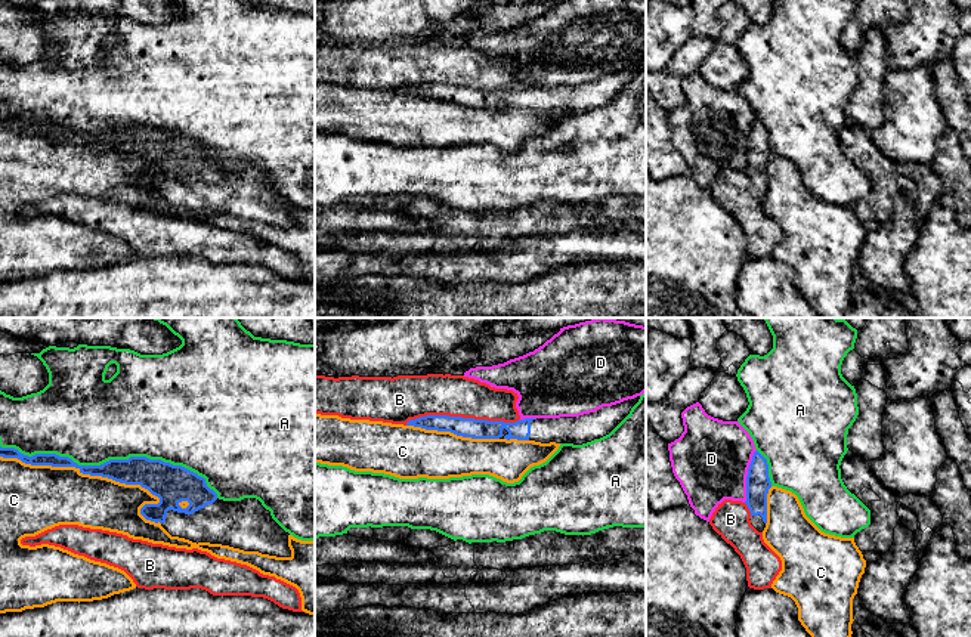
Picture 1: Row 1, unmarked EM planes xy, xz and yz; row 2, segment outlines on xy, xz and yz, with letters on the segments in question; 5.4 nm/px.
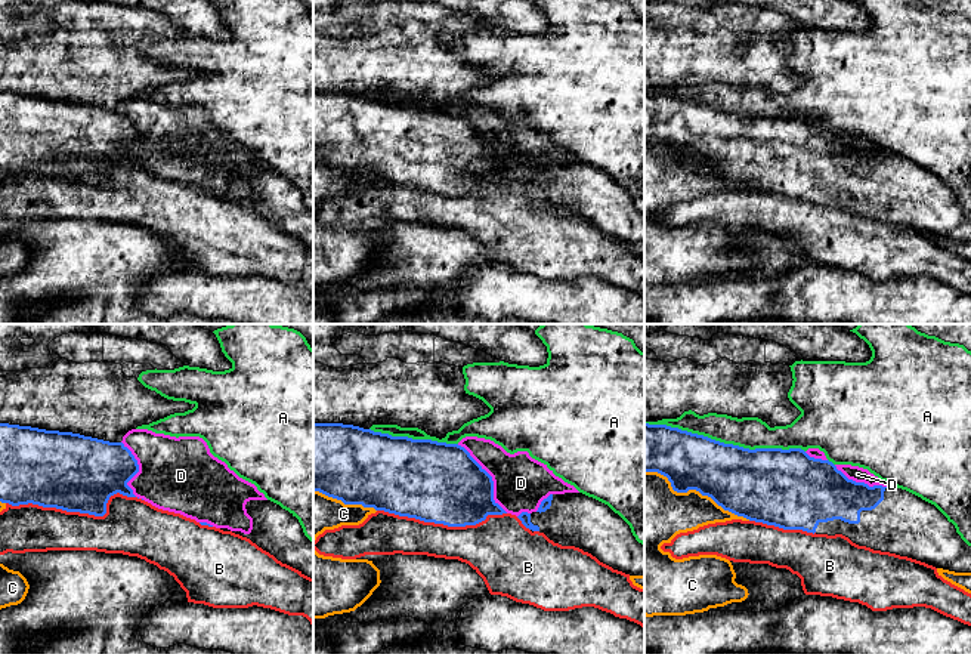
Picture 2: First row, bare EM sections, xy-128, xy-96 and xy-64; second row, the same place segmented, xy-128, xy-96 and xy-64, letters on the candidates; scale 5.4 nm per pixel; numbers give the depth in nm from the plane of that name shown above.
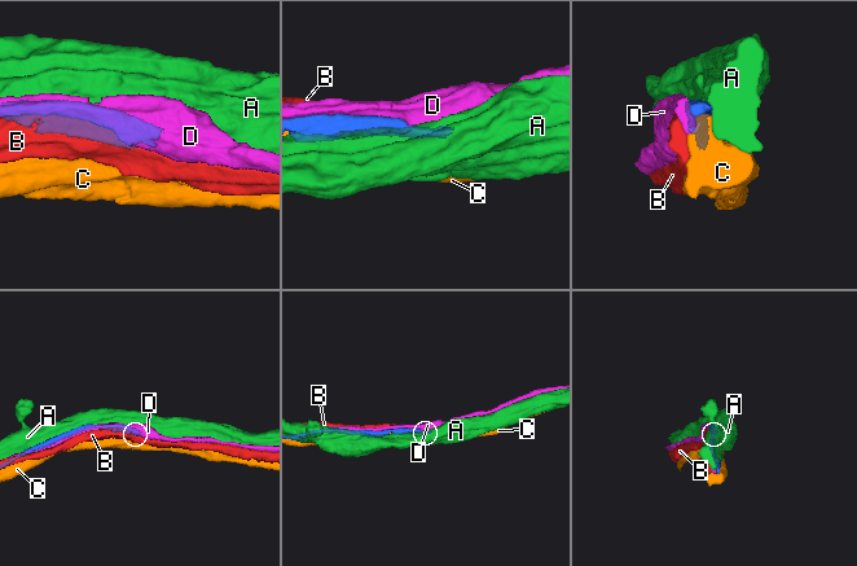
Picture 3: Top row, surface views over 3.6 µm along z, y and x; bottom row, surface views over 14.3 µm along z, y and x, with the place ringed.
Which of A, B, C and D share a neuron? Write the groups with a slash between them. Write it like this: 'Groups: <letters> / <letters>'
Groups: A / B / C / D

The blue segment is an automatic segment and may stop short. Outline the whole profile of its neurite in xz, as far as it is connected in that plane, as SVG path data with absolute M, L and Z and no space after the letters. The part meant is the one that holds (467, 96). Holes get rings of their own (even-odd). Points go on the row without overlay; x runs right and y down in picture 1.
M640 65L579 86L525 87L516 92L488 90L449 84L426 84L406 95L451 101L471 108L517 108L541 112L582 114L609 103L638 71Z

